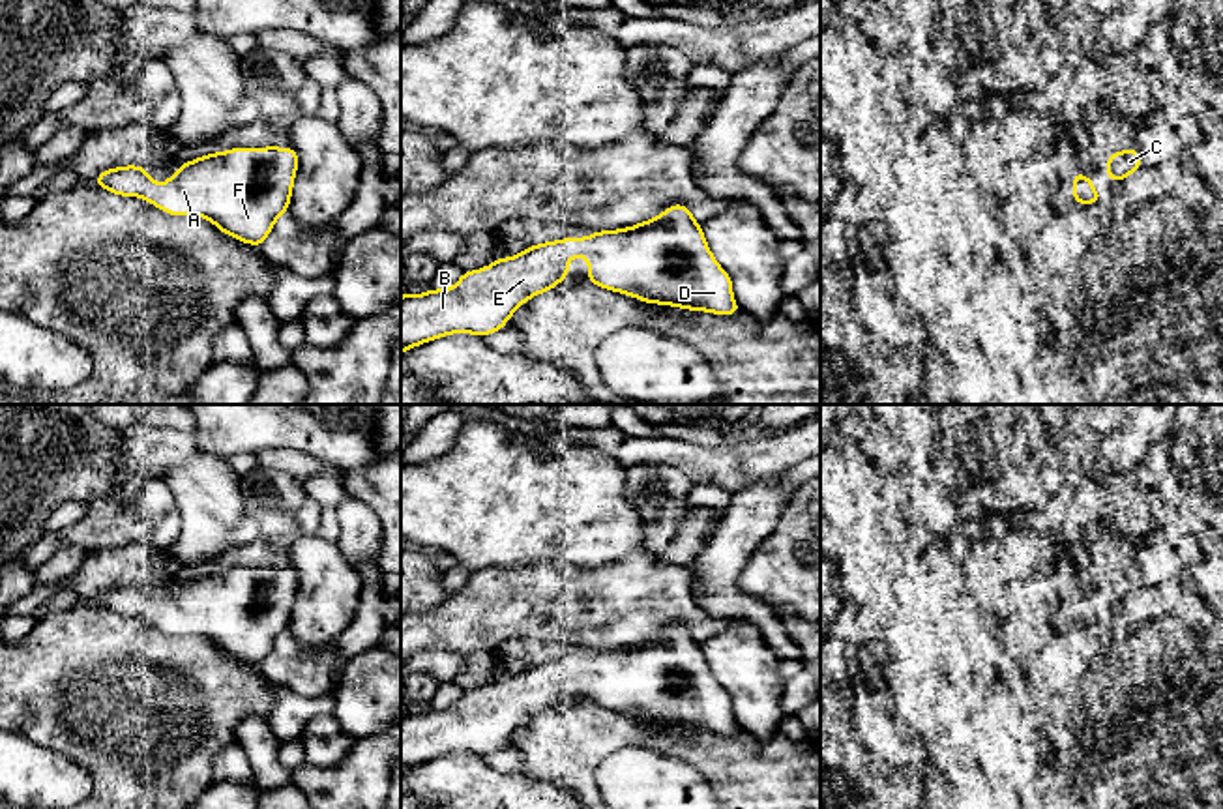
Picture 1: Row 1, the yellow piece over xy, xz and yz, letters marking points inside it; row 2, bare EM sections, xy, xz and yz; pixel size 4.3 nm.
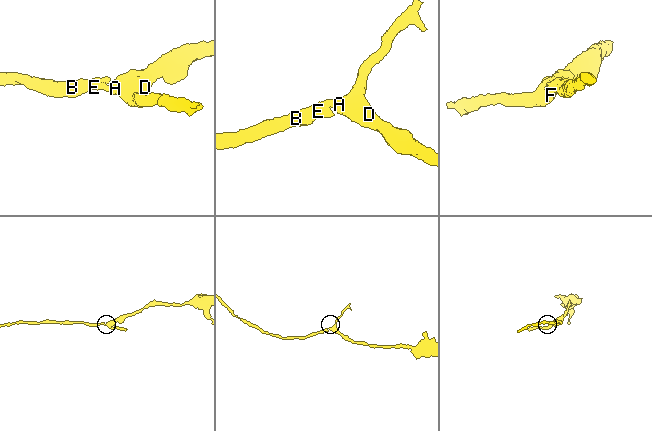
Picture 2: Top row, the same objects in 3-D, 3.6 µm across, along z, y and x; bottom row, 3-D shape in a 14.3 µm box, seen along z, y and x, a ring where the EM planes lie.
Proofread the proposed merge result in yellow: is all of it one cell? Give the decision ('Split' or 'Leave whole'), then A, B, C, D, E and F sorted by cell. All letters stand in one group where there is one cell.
Leave whole. Groups: A B C D E F

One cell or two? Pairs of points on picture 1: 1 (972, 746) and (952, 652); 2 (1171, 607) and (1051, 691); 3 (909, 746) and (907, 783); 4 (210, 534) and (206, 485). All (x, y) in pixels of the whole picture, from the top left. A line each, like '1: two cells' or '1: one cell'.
1: one cell
2: one cell
3: two cells
4: one cell

